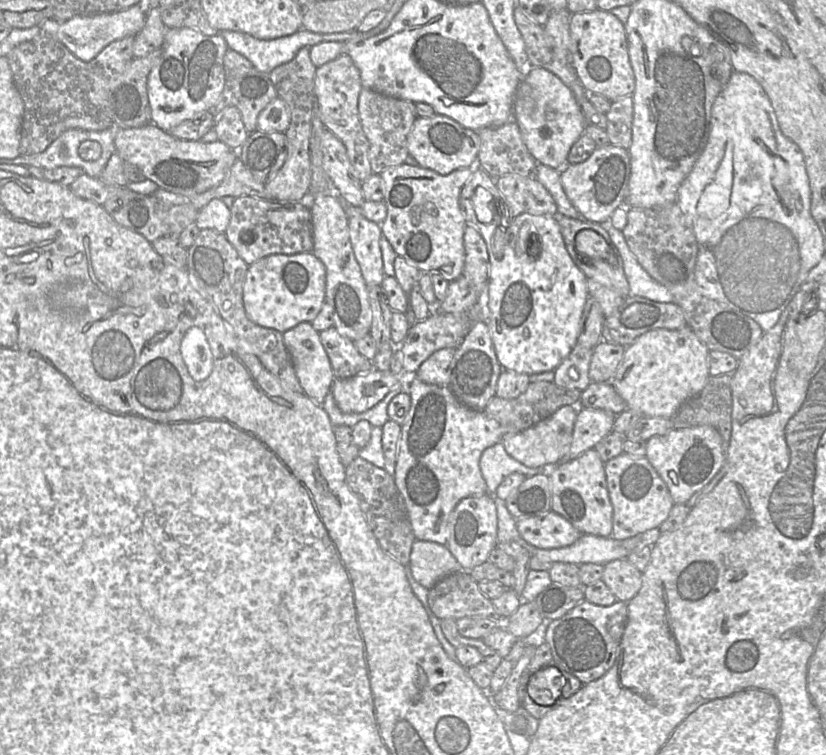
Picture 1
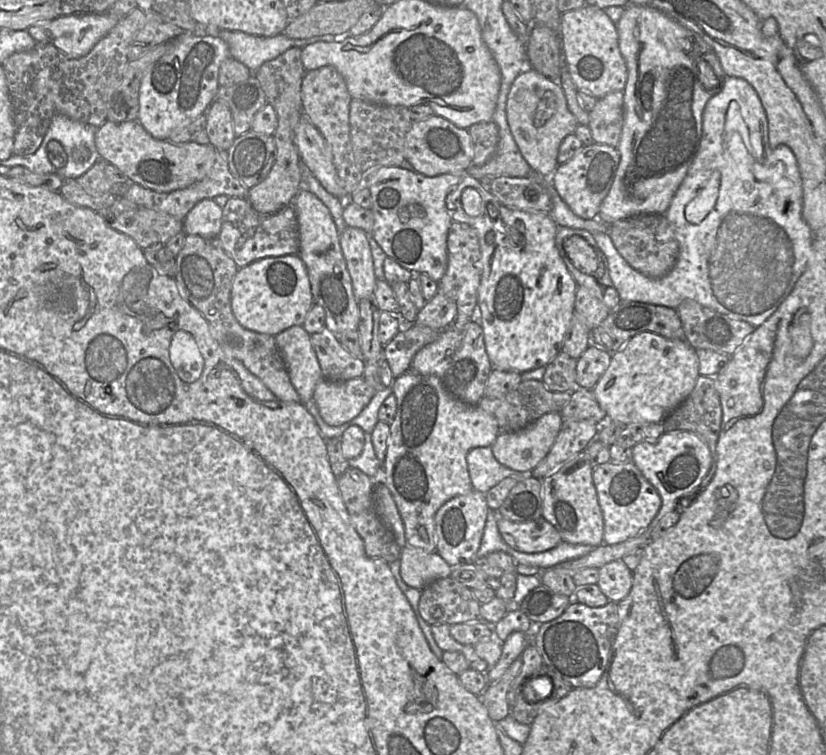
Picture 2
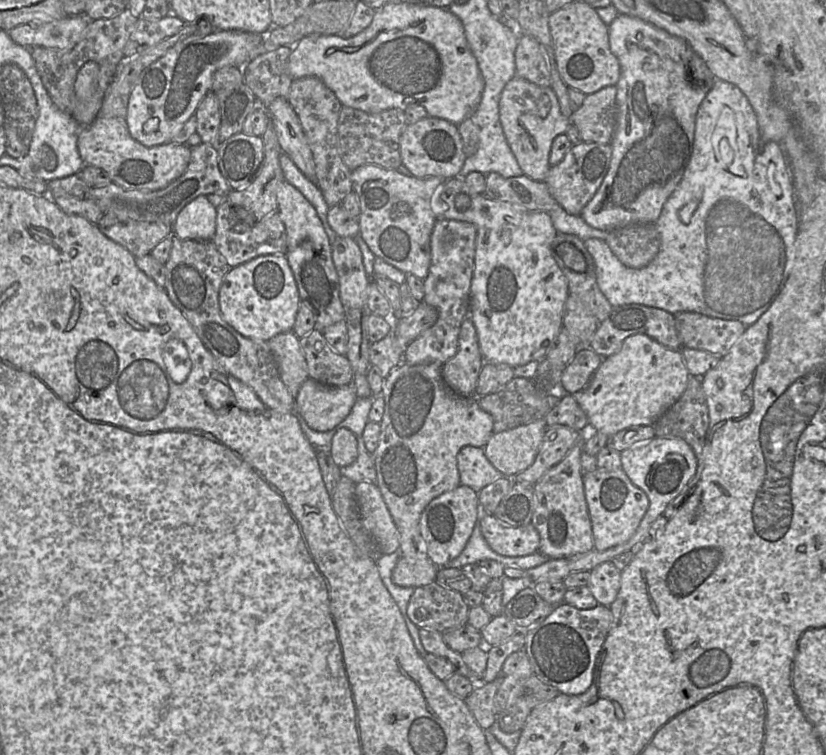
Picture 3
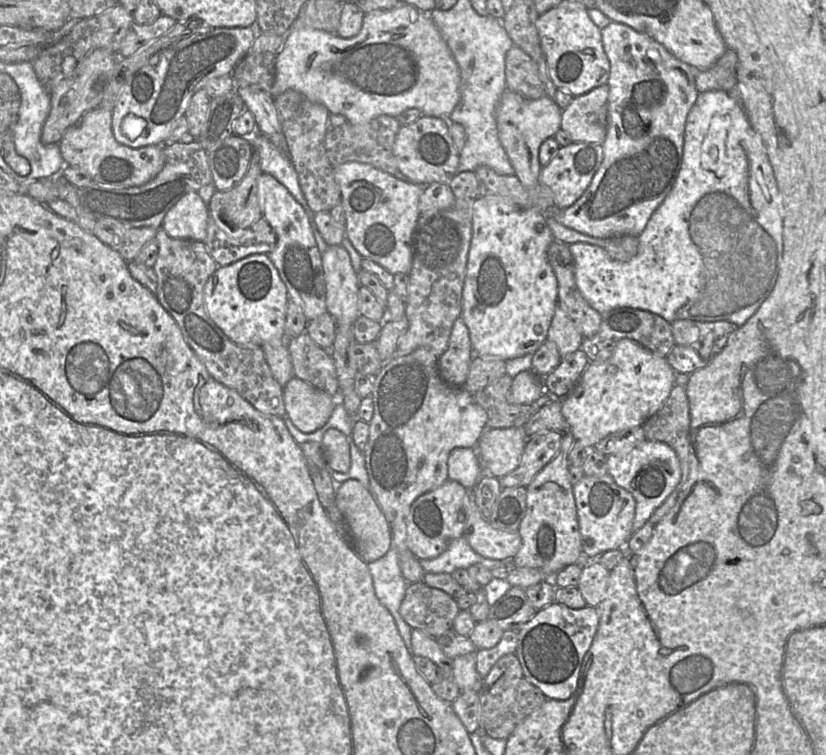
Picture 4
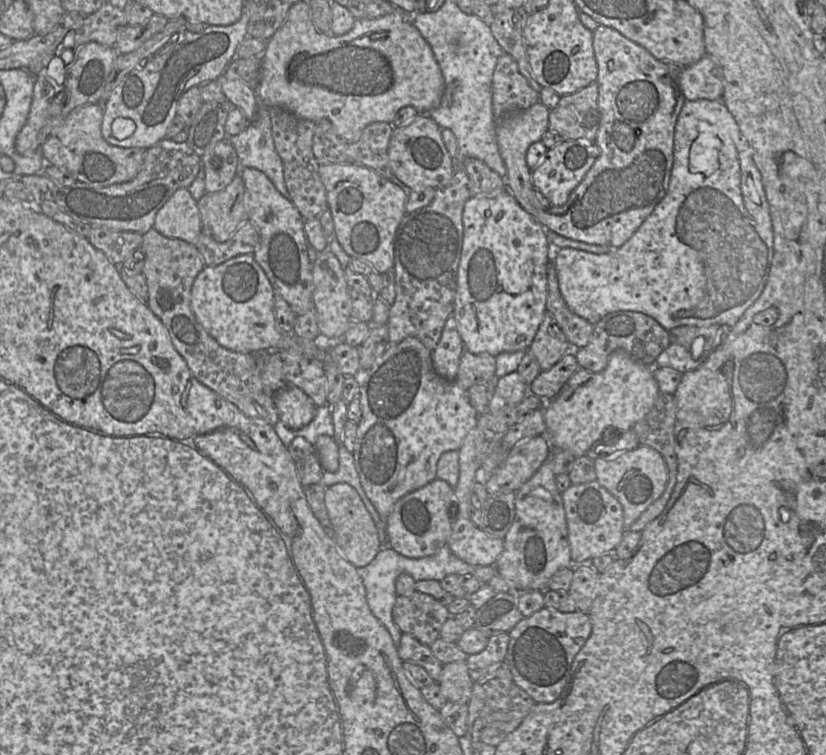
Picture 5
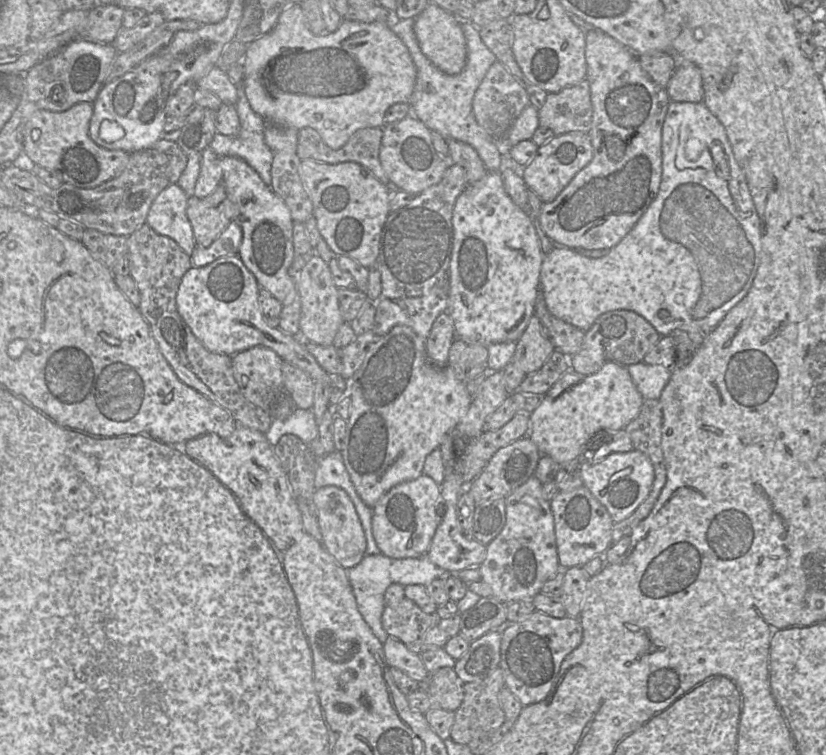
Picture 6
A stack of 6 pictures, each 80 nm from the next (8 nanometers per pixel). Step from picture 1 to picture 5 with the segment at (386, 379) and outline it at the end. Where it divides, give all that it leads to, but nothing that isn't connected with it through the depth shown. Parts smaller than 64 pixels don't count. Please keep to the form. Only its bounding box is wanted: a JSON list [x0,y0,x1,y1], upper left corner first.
[274,383,318,429]

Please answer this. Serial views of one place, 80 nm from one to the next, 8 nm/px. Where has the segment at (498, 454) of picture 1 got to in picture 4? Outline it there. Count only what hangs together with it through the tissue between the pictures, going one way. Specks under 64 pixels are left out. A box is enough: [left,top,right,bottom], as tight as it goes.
[448,448,483,490]

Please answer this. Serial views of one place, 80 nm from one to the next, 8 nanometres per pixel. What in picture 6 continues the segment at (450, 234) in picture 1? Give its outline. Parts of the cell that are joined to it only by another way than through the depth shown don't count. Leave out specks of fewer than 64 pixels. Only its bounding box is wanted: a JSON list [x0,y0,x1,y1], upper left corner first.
[298,160,392,268]

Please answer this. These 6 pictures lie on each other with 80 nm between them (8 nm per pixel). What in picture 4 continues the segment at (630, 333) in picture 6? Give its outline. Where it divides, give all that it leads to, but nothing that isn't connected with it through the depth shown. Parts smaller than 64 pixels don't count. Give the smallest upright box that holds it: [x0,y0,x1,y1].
[579,307,676,363]

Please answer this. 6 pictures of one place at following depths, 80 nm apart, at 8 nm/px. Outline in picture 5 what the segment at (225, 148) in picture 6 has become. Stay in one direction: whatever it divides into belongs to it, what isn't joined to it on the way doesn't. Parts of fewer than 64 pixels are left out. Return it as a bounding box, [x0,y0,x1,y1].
[226,102,289,199]

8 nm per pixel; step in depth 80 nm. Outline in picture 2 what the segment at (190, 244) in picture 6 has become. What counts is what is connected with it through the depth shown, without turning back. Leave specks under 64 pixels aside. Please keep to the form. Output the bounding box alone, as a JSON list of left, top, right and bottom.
[182,199,222,238]

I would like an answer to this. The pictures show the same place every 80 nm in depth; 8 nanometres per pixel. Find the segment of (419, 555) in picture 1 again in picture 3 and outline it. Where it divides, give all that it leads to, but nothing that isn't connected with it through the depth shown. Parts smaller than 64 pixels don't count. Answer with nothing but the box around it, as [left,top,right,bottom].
[393,556,439,587]

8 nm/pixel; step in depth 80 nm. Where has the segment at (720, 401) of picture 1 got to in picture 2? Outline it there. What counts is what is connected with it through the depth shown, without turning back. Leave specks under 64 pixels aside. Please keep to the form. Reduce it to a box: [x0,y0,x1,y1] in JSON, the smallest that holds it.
[664,376,722,453]

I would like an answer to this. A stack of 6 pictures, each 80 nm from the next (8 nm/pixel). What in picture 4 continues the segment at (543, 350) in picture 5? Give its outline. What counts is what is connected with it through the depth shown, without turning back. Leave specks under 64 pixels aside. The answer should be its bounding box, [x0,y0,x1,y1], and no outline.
[547,305,584,357]

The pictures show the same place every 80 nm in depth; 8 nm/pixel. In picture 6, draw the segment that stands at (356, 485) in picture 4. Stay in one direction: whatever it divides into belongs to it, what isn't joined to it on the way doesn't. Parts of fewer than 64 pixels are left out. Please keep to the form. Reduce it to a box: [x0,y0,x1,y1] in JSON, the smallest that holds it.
[313,485,367,568]

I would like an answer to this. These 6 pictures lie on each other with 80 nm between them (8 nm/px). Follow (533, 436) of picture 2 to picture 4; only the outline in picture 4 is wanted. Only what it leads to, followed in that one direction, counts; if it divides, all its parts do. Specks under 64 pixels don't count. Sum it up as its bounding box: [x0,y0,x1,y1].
[476,426,528,478]

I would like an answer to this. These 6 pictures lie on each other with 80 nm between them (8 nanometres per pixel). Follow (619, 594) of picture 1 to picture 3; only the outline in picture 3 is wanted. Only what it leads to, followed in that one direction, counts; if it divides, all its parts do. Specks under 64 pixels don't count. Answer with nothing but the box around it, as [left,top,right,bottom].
[587,561,621,606]

